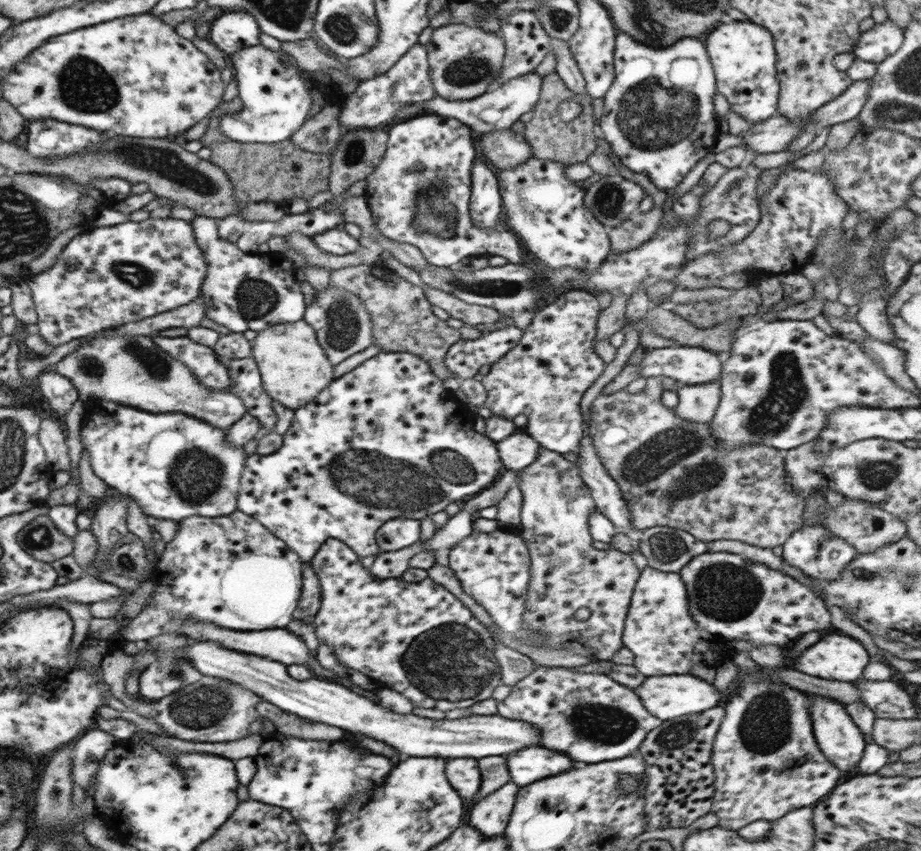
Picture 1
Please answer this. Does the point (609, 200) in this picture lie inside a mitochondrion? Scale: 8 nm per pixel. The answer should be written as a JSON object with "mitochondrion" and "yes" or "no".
{"mitochondrion":"yes"}

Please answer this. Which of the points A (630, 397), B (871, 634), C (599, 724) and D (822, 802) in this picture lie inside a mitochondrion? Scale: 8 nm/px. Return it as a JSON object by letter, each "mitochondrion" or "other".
{"A":"other","B":"other","C":"mitochondrion","D":"other"}

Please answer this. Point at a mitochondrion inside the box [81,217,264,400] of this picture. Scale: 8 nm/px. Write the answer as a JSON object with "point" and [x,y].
{"point":[133,274]}

